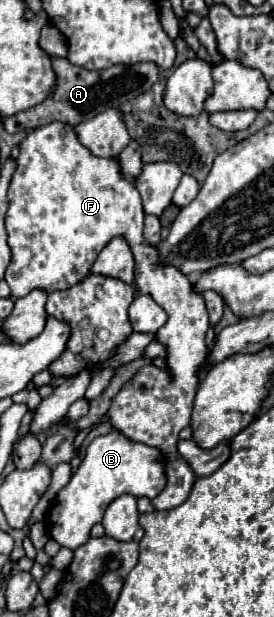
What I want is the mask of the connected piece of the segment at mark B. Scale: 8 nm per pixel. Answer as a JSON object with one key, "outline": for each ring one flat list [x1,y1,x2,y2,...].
{"outline":[[118,430,94,438,86,448,86,456,82,458,72,480,58,492,44,518,44,522,48,522,50,526,50,536,60,546,76,550,78,546,90,540,92,526,102,522,106,506,118,496,130,494,136,498,140,496,146,496,150,500,156,498,166,486,164,464,160,458,162,454,158,448,132,442]]}

